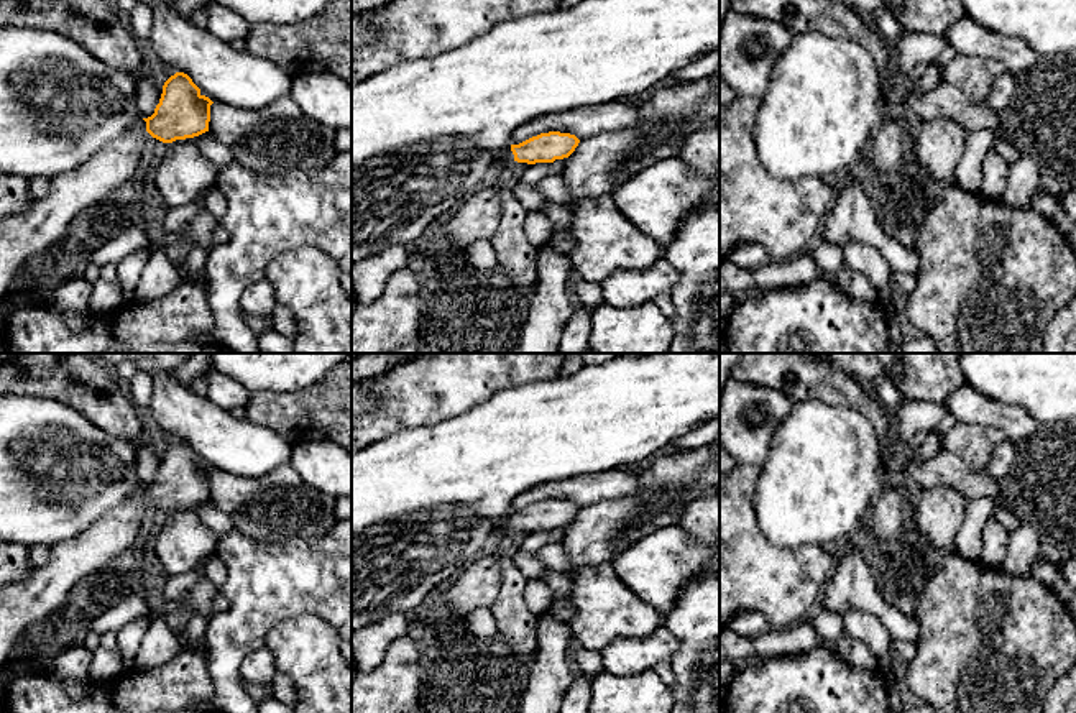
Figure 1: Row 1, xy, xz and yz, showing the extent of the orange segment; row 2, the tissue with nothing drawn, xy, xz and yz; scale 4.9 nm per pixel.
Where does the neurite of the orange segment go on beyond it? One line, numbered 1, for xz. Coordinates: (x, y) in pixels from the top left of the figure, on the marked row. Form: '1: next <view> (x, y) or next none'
1: next xz (506, 155)

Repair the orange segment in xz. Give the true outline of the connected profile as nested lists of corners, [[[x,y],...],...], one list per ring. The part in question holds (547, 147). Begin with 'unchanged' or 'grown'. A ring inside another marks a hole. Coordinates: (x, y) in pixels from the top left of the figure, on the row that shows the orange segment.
grown; [[[549,131],[532,136],[519,145],[509,145],[493,158],[493,164],[508,161],[517,163],[554,163],[555,159],[568,158],[580,140],[570,133]]]

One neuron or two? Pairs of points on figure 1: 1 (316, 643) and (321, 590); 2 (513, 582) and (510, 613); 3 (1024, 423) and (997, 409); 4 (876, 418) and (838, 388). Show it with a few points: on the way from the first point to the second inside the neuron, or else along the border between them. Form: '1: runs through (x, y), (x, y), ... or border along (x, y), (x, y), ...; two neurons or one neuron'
1: border along (281, 620), (298, 615), (316, 615), (334, 630); two neurons
2: runs through (511, 590), (511, 605); one neuron
3: runs through (1017, 423), (1004, 416); one neuron
4: runs through (868, 408), (848, 391); one neuron

